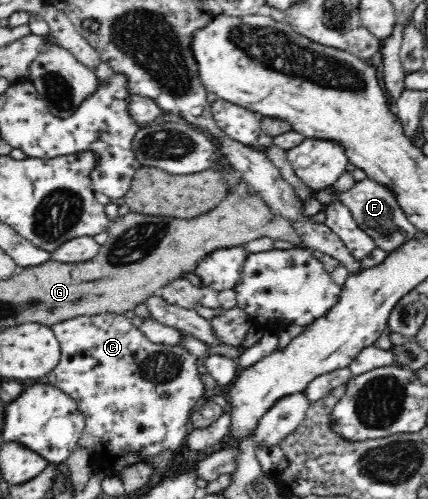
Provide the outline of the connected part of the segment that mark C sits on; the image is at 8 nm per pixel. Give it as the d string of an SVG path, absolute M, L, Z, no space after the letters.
M106 312L93 316L77 316L71 320L64 320L50 326L53 333L61 345L61 360L59 364L41 382L51 384L65 391L66 394L77 404L78 410L85 417L85 428L81 434L81 438L76 448L85 448L89 450L92 456L92 466L97 466L106 473L106 476L116 475L118 472L123 472L127 467L137 463L147 463L150 465L150 460L153 457L158 457L161 451L183 451L187 435L190 433L189 428L190 416L192 412L206 402L205 384L201 380L201 374L197 369L200 360L181 345L169 346L166 344L155 344L149 341L141 332L141 329L135 327L123 314L115 314L114 312Z

